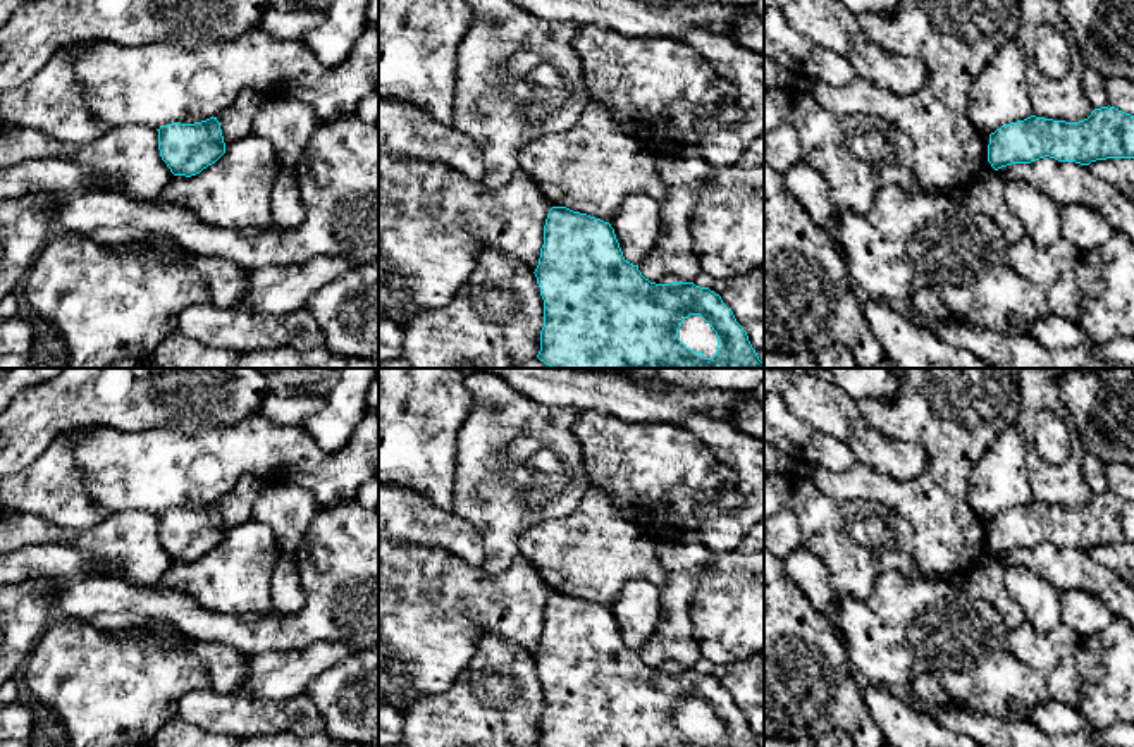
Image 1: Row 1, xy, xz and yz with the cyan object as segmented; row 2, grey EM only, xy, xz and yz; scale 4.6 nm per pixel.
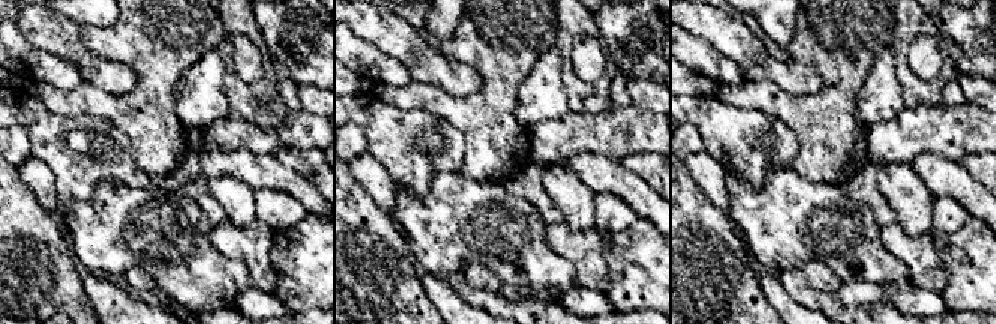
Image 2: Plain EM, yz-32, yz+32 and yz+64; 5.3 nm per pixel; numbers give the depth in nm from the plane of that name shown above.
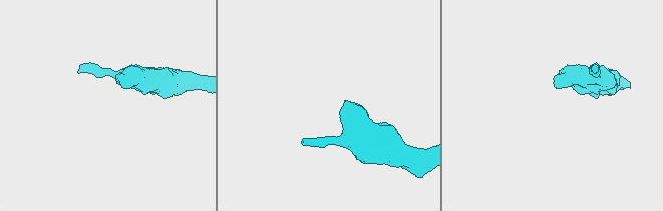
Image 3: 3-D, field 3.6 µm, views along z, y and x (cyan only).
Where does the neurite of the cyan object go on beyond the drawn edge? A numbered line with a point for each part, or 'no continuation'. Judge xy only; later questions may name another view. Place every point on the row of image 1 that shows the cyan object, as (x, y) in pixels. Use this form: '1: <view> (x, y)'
no continuation

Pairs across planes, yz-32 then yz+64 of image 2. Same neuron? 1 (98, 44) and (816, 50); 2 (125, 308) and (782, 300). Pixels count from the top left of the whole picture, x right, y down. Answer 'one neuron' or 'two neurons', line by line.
1: one neuron
2: one neuron

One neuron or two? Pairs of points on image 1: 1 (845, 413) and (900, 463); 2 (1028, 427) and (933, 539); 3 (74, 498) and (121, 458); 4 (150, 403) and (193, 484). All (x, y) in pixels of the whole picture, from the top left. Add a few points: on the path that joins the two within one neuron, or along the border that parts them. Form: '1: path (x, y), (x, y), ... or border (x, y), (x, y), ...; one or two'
1: path (856, 427), (887, 455); one
2: border (1019, 386), (1019, 417), (1014, 424); two
3: border (76, 462), (85, 491), (110, 512); two
4: border (203, 422), (143, 431), (123, 429); two

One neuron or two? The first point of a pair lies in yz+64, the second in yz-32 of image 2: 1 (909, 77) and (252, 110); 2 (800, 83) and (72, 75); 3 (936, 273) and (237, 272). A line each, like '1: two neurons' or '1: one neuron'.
1: one neuron
2: two neurons
3: two neurons

